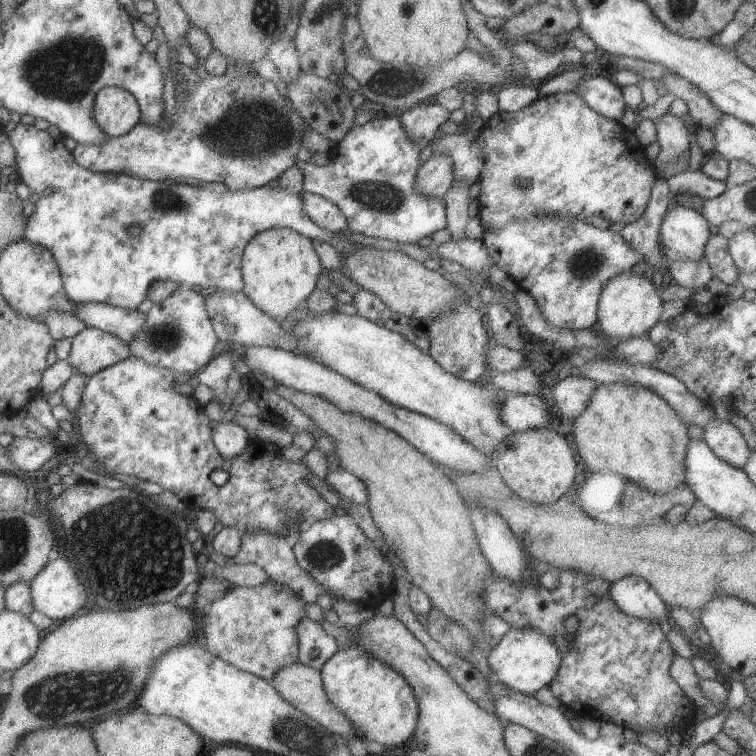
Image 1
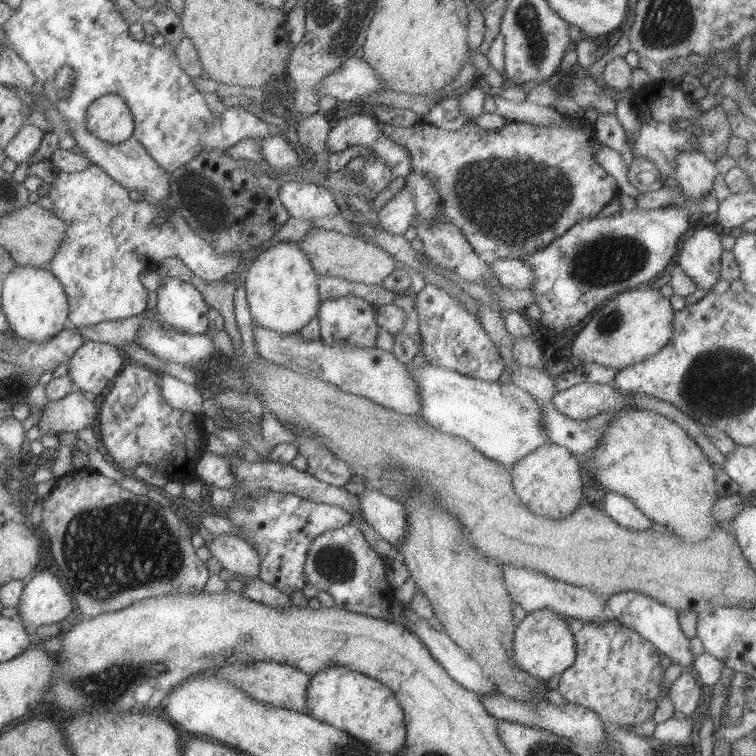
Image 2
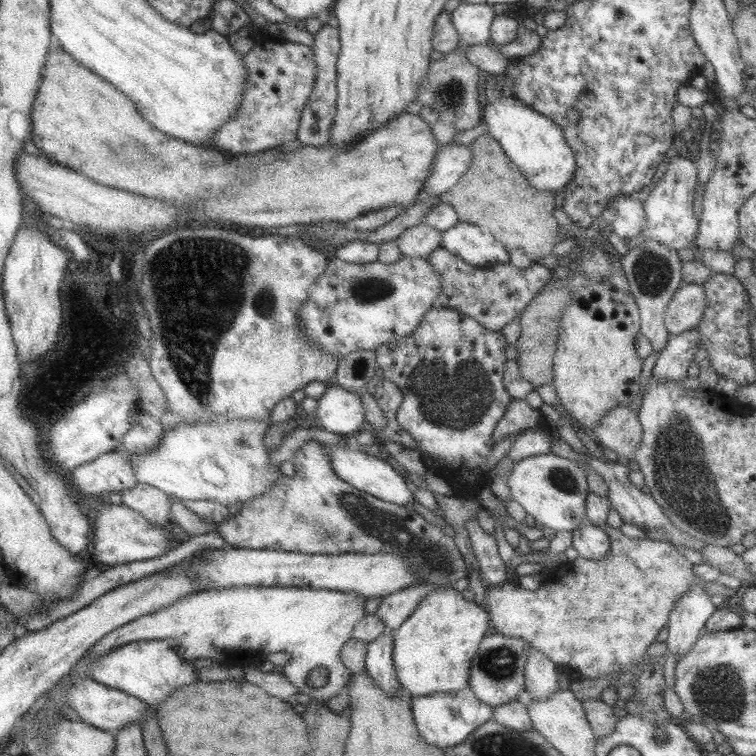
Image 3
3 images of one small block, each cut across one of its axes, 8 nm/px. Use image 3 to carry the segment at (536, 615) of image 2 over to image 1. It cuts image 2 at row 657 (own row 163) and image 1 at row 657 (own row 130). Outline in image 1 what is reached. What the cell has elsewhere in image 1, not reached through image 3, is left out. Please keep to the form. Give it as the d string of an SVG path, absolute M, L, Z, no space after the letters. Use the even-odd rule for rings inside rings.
M519 628L519 630L509 630L493 646L487 660L495 674L495 680L501 686L533 696L537 690L547 688L551 680L557 676L557 670L561 666L561 652L557 644L551 640L551 636L543 636L543 632L537 632L535 628Z

